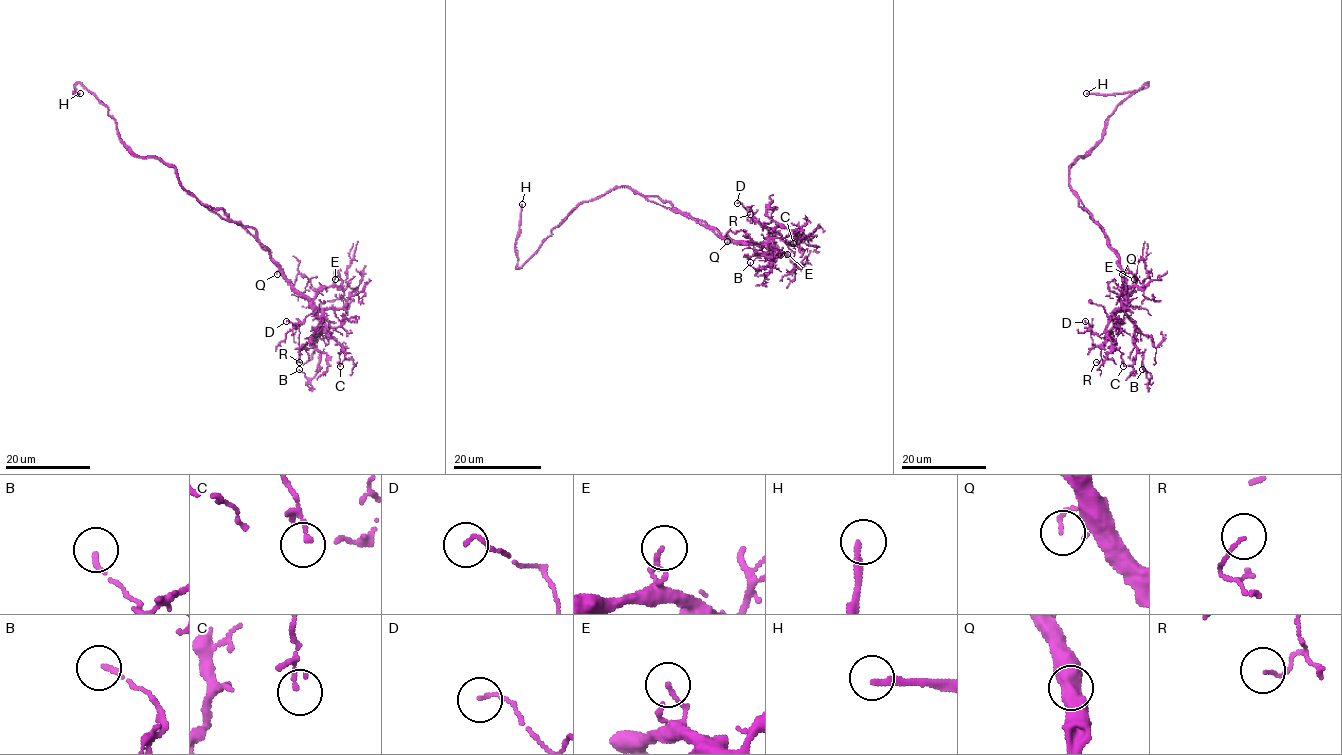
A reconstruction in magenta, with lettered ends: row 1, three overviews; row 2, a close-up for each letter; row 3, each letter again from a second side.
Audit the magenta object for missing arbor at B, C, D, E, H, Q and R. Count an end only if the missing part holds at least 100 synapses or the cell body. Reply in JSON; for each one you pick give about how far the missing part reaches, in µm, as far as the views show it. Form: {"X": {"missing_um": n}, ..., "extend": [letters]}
{"H": {"missing_um": 60}, "extend": ["H"]}

